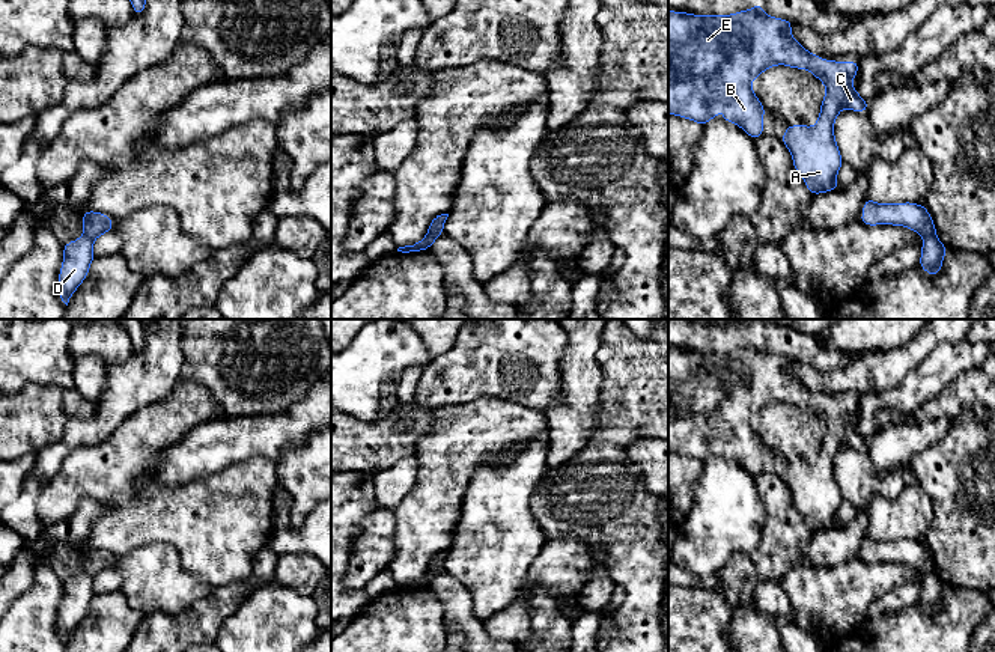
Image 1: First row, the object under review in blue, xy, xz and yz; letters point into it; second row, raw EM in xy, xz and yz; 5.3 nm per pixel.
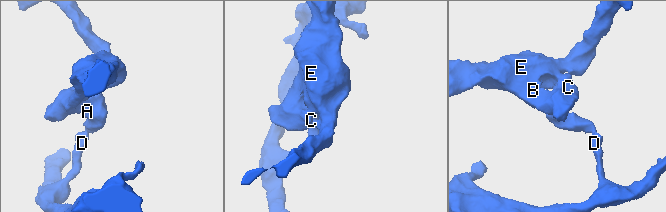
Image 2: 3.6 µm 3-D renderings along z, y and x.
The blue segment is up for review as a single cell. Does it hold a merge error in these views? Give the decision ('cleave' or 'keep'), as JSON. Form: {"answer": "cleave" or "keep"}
{"answer": "cleave"}

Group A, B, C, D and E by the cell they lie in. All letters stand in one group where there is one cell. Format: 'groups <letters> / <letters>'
groups A B C E / D

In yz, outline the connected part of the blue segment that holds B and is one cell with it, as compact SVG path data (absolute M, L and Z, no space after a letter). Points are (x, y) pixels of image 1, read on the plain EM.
M760 339L748 348L726 354L668 348L668 452L691 456L703 464L718 455L718 441L723 438L723 458L736 461L753 477L757 477L763 473L766 446L751 428L751 419L775 402L808 407L826 425L817 461L813 465L787 462L780 476L792 491L795 507L804 515L805 524L814 533L841 526L835 519L843 503L834 474L835 455L841 446L867 450L869 440L849 422L858 411L860 399L823 398L820 393L811 392L792 375L792 364L789 357L766 352Z

